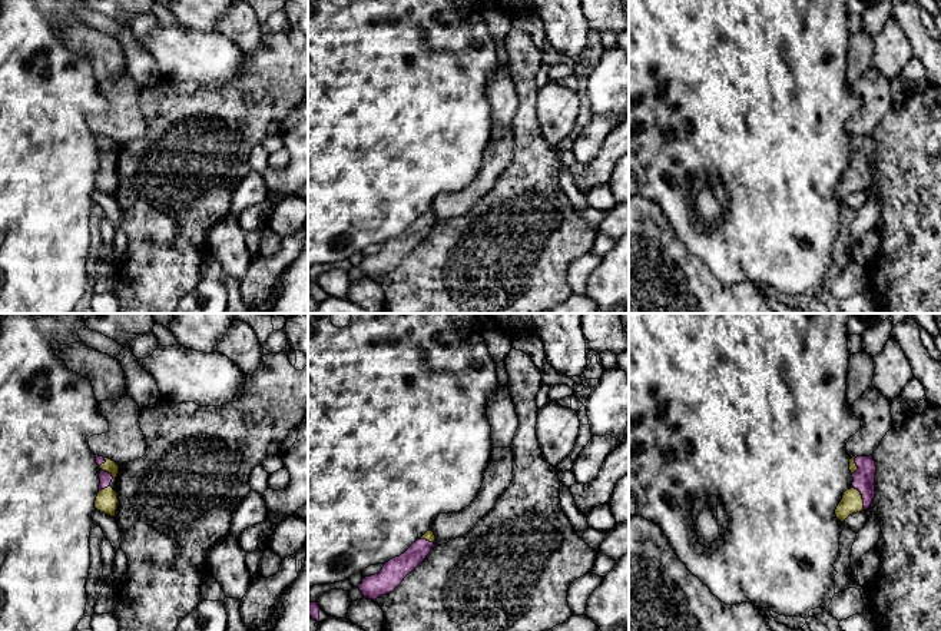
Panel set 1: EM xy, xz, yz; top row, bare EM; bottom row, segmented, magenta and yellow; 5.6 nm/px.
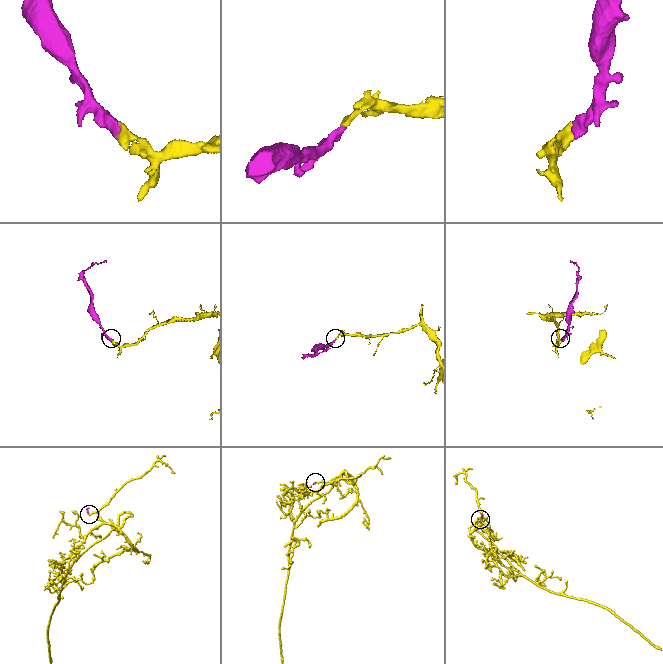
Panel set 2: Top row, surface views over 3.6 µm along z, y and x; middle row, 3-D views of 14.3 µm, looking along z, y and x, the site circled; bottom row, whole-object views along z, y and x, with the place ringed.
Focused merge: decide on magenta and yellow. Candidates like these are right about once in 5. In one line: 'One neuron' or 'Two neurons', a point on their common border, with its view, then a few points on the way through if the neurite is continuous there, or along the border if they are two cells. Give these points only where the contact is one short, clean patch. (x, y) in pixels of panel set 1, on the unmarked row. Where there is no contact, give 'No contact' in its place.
One neuron. Touches magenta at xy (100, 149). Path across: xy (105, 156), (100, 149), (111, 146)

